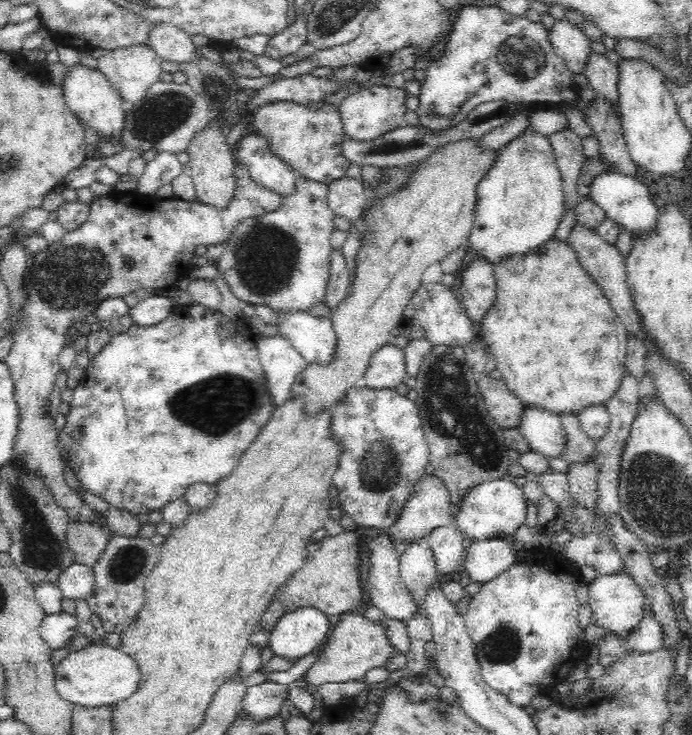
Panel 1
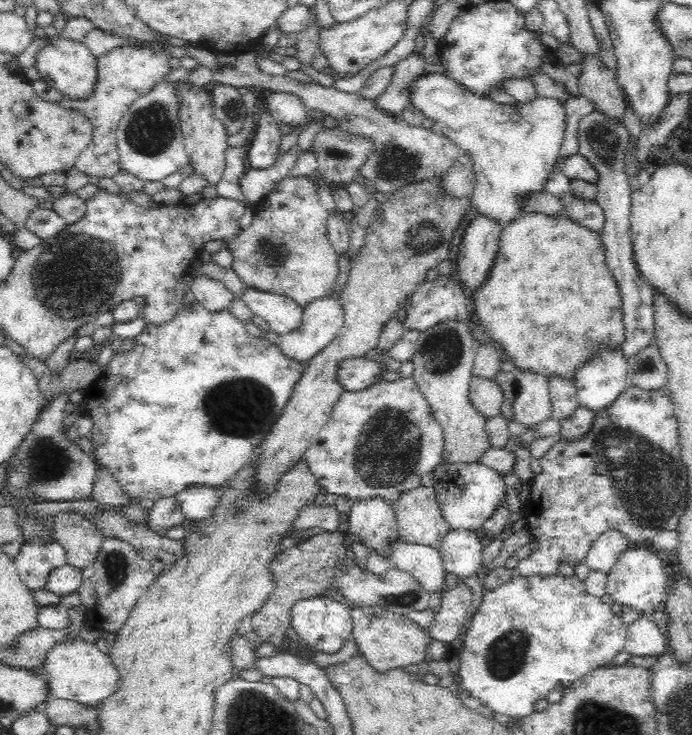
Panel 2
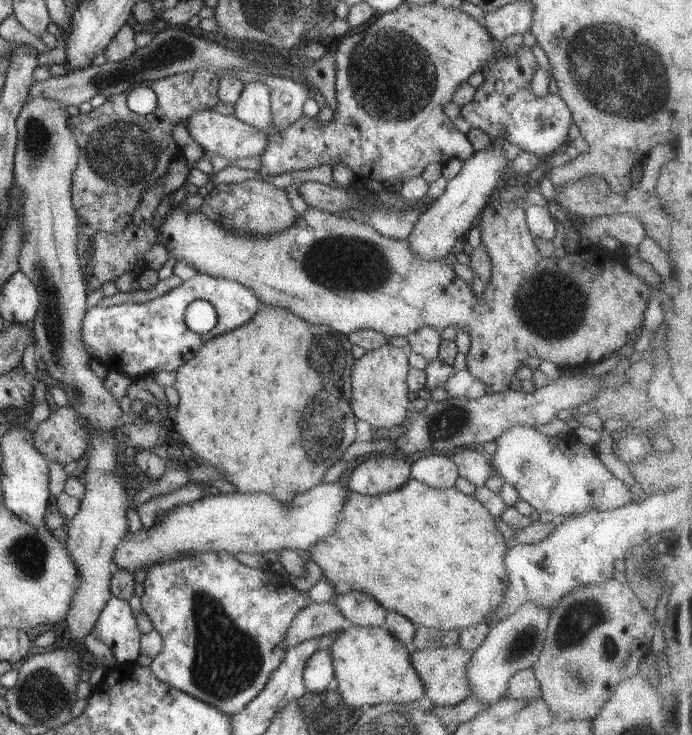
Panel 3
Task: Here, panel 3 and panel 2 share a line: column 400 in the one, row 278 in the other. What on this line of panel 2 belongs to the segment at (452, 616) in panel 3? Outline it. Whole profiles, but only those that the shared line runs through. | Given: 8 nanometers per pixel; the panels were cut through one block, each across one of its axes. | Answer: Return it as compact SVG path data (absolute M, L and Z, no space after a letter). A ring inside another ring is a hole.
M477 212L462 236L454 267L460 282L468 287L474 299L479 322L516 365L516 371L530 371L547 378L558 375L572 381L575 371L598 352L598 348L618 348L625 341L622 294L606 265L601 233L572 221L566 214L548 216L530 212L504 226Z

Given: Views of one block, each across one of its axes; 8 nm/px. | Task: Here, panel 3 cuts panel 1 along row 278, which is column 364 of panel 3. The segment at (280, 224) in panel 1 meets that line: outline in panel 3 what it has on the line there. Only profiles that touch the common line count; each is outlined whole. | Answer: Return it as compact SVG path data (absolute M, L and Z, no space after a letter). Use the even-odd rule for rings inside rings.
M489 201L483 205L480 214L476 219L476 223L480 230L480 242L482 247L487 251L490 258L490 277L485 285L481 298L473 296L471 293L471 284L466 284L462 279L457 277L450 266L447 266L441 259L433 259L424 261L416 254L408 249L406 240L388 239L375 232L369 225L356 222L355 219L345 218L339 214L331 214L323 212L319 209L307 207L306 210L299 214L293 221L291 226L280 230L271 236L259 235L258 237L251 235L238 235L231 229L224 229L220 224L209 220L200 211L190 211L181 209L175 205L169 209L162 218L158 229L156 230L156 242L161 244L168 250L168 254L173 257L176 262L181 261L187 266L193 267L197 273L205 273L212 277L221 277L246 286L255 293L255 296L262 302L263 306L281 307L295 314L305 322L312 325L325 325L332 328L336 333L346 335L357 329L371 329L384 334L388 339L392 336L406 336L412 330L428 326L435 330L441 331L443 328L454 324L459 329L466 330L471 337L470 347L465 354L465 369L475 378L483 383L486 393L498 393L506 391L509 387L509 380L514 375L515 370L524 365L528 357L535 357L539 361L550 360L559 368L563 367L579 367L585 368L599 363L599 360L615 353L627 342L635 341L640 334L641 328L654 310L649 303L650 289L635 274L627 269L623 259L619 255L607 252L605 249L597 247L589 247L586 250L580 249L573 254L565 254L563 258L543 259L537 253L535 245L533 245L533 237L526 227L524 217L524 207L516 205L514 202L505 201Z

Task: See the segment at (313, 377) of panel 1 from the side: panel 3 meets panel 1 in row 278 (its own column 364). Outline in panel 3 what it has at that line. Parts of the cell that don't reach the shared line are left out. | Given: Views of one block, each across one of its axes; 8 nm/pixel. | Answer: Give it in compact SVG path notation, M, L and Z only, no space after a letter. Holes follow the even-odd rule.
M388 343L370 350L354 359L350 374L350 395L348 406L355 420L363 420L371 429L391 428L403 424L407 410L411 407L407 399L406 374L410 366L408 356L402 349Z

